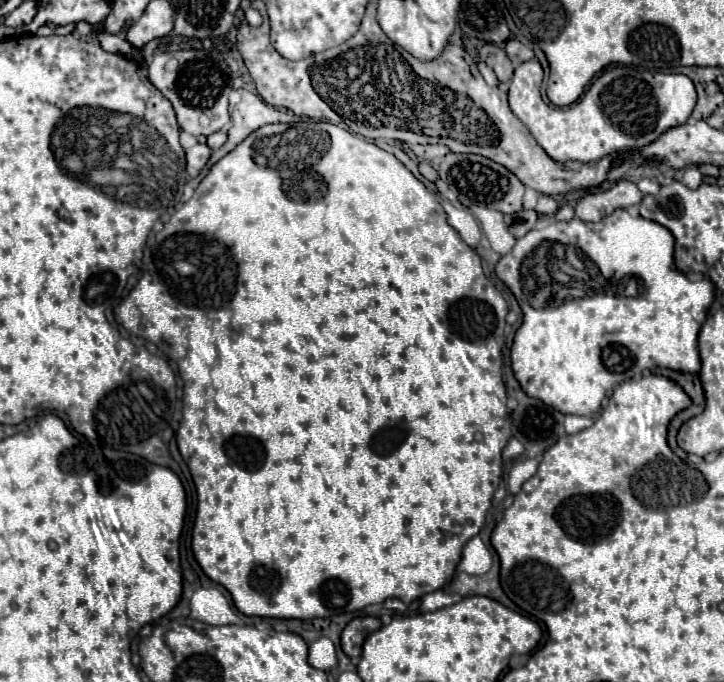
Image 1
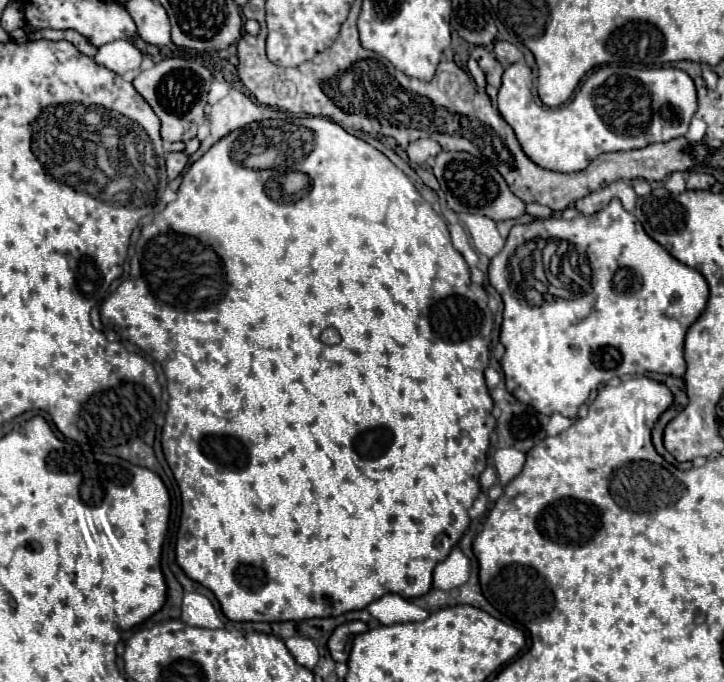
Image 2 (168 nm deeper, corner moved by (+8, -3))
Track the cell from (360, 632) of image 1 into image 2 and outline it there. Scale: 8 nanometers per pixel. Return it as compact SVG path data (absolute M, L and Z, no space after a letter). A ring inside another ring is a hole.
M342 624L332 632L332 636L328 640L328 650L330 650L330 656L336 662L346 662L348 660L354 636L356 636L356 632L350 628L350 624Z

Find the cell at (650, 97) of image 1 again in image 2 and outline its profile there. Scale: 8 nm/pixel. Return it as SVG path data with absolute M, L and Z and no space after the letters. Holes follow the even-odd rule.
M526 62L508 66L498 90L498 110L514 128L526 156L538 166L556 172L584 170L598 154L680 138L698 108L694 82L678 68L634 70L602 66L588 76L573 99L557 108L538 106L532 91L532 72Z

